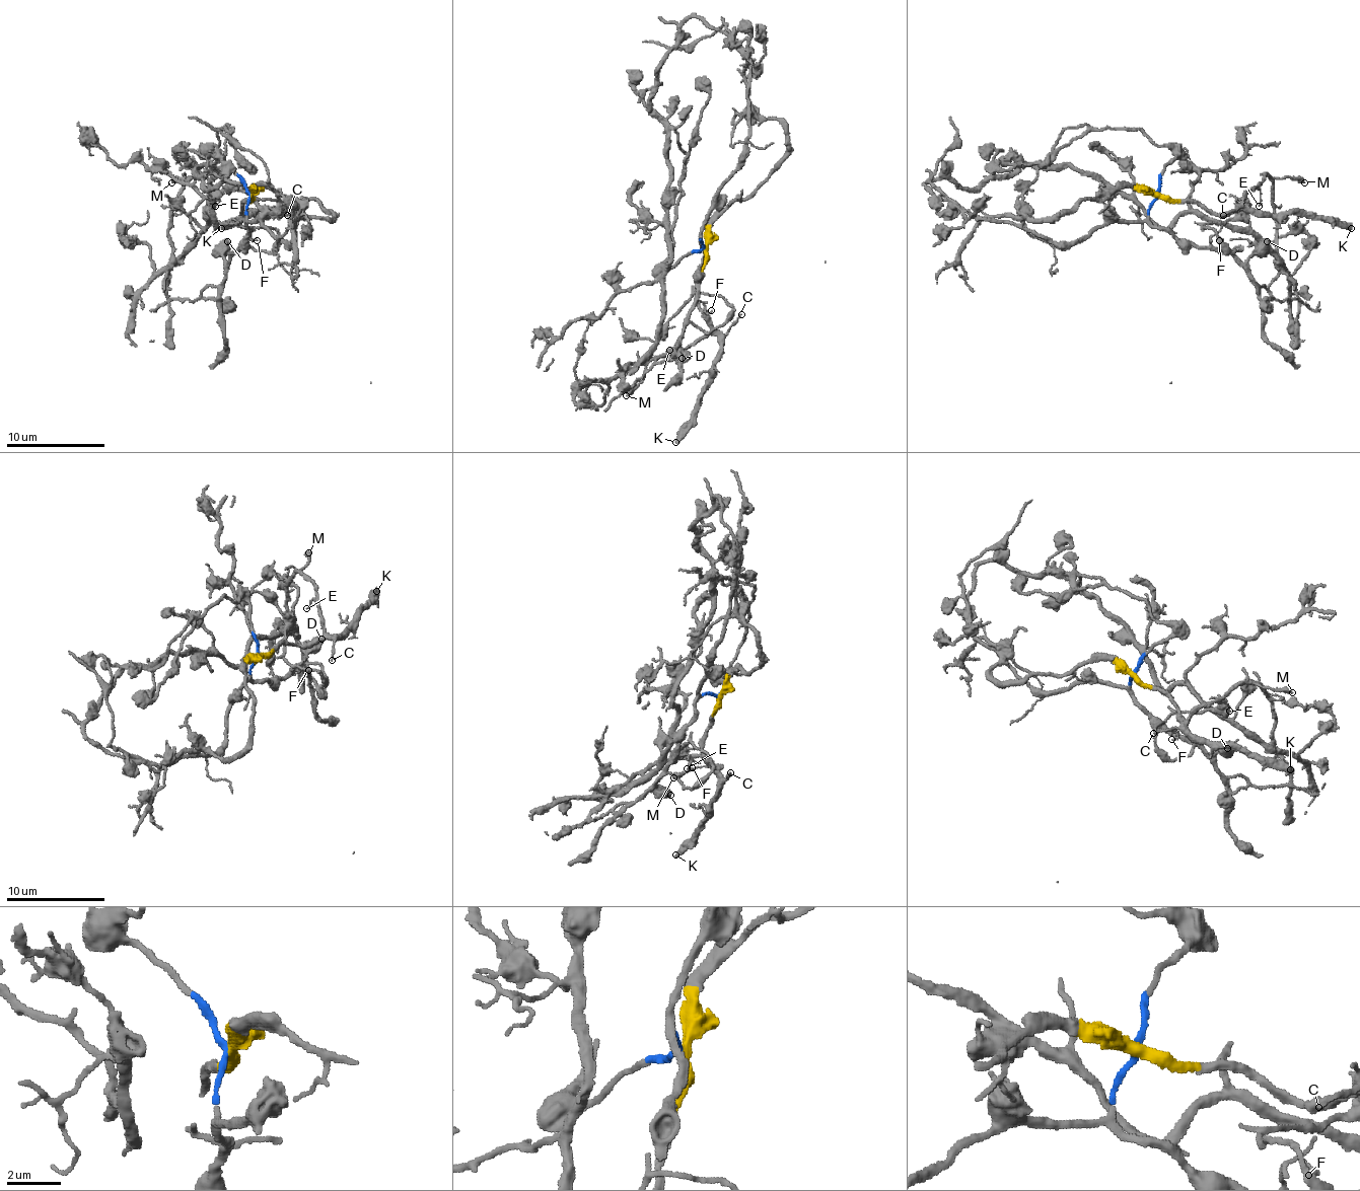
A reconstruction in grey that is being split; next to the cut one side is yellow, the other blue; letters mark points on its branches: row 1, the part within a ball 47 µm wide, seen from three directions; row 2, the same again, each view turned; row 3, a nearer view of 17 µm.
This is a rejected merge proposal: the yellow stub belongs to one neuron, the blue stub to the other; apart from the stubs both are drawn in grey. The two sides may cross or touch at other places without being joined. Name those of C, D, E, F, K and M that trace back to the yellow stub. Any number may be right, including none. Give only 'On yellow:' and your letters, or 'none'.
On yellow: C, E, K, M

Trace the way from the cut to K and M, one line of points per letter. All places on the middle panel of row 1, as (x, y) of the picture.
K: (705, 248), (697, 305), (717, 337), (719, 357), (695, 423), (674, 443)
M: (705, 248), (697, 305), (712, 331), (670, 357), (655, 357), (645, 366), (643, 379), (626, 396)

